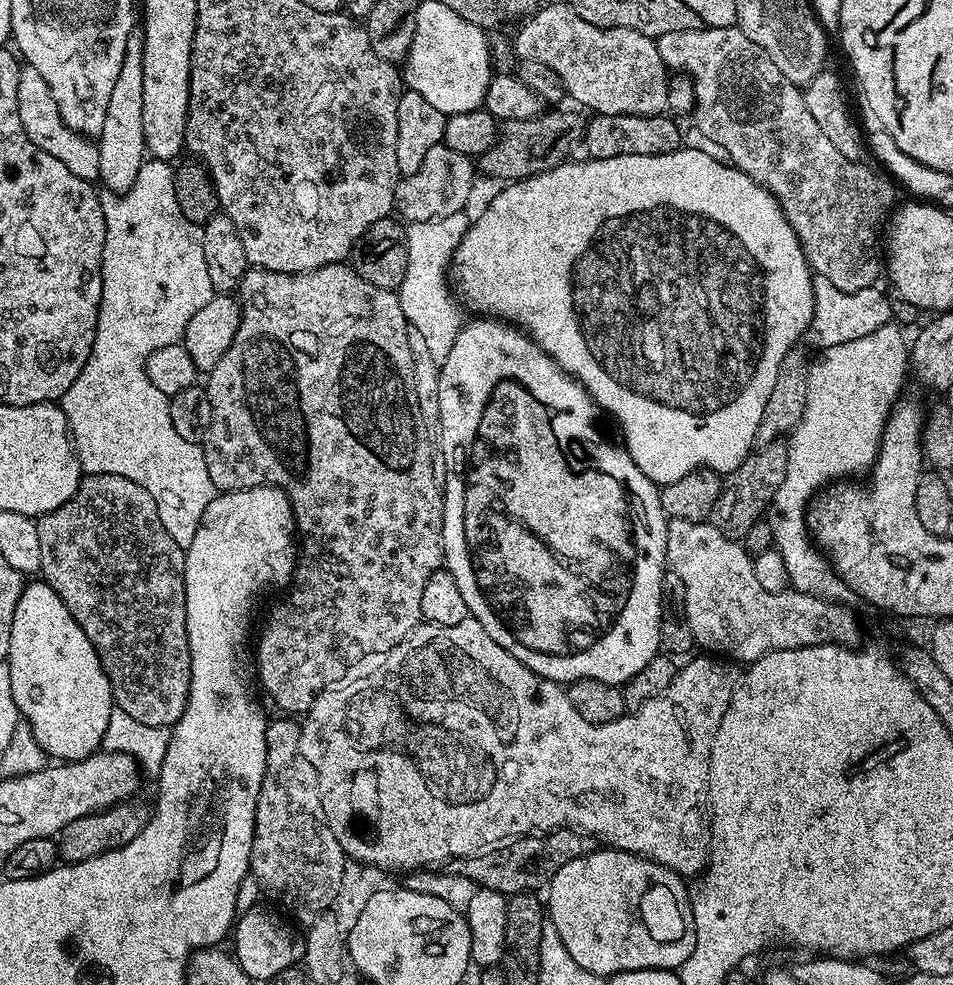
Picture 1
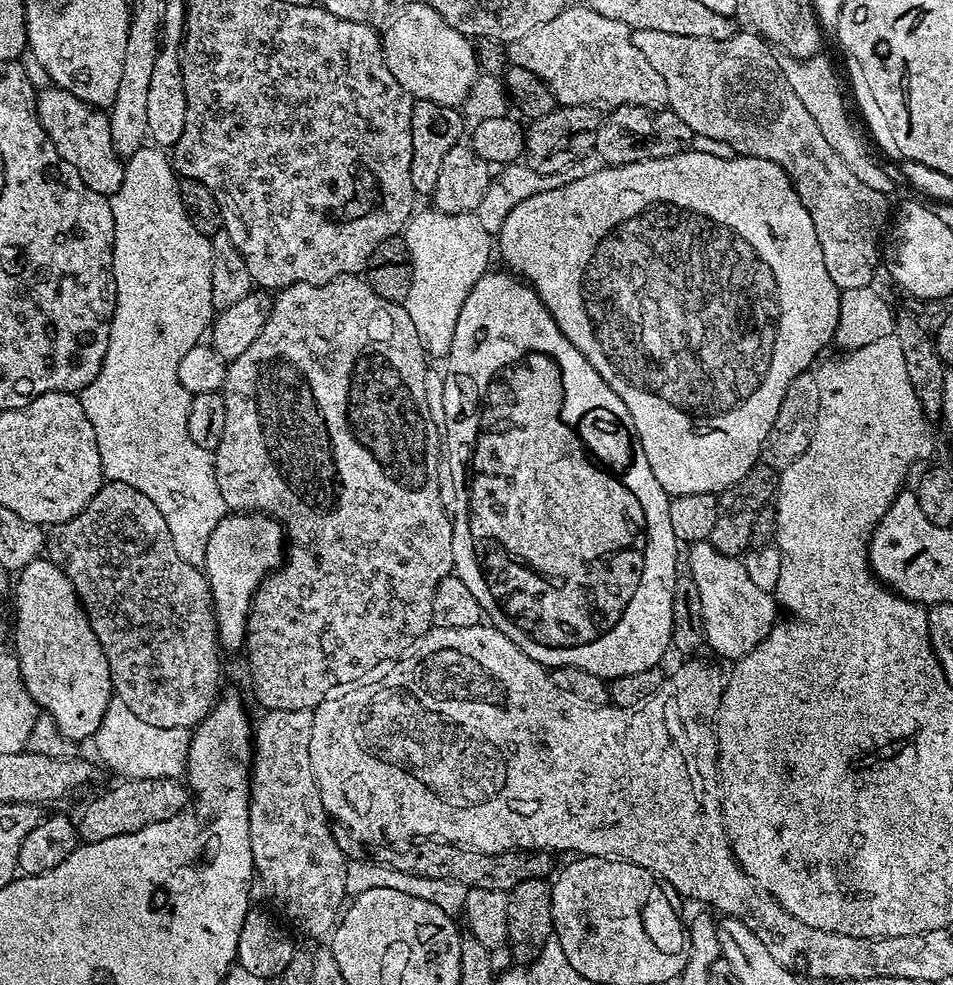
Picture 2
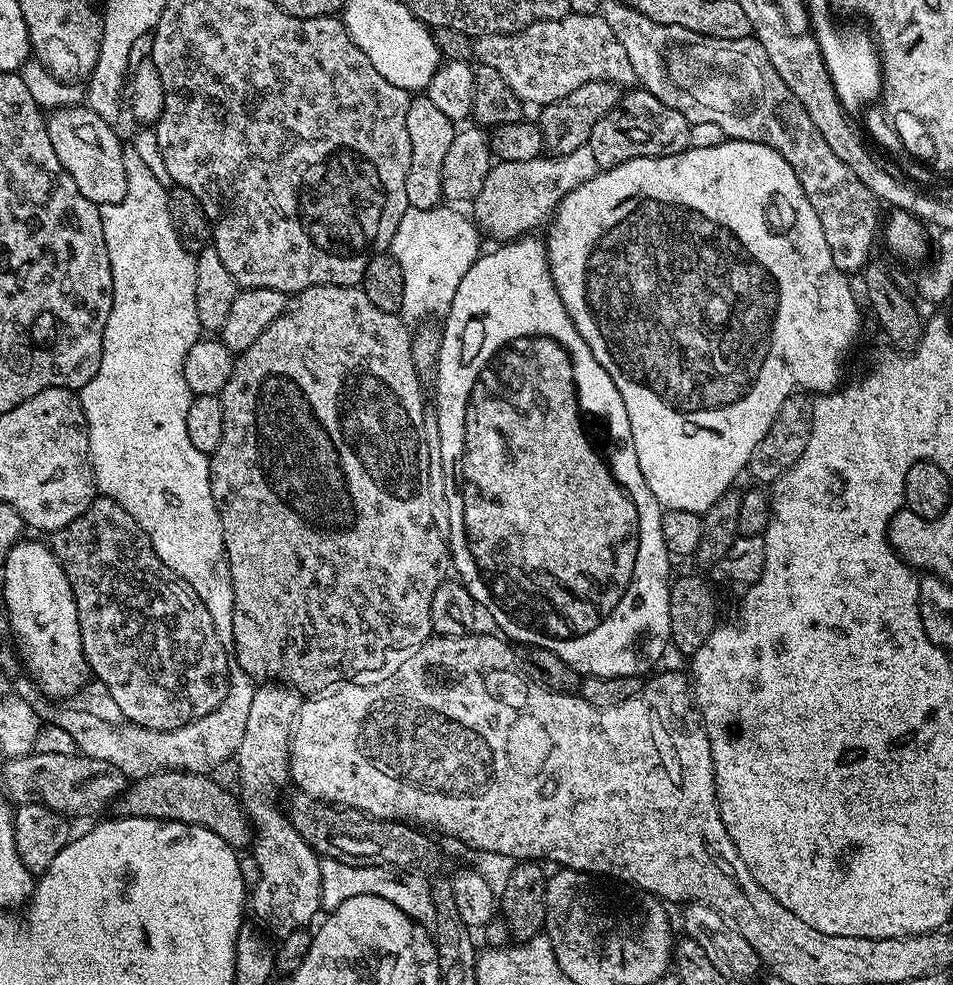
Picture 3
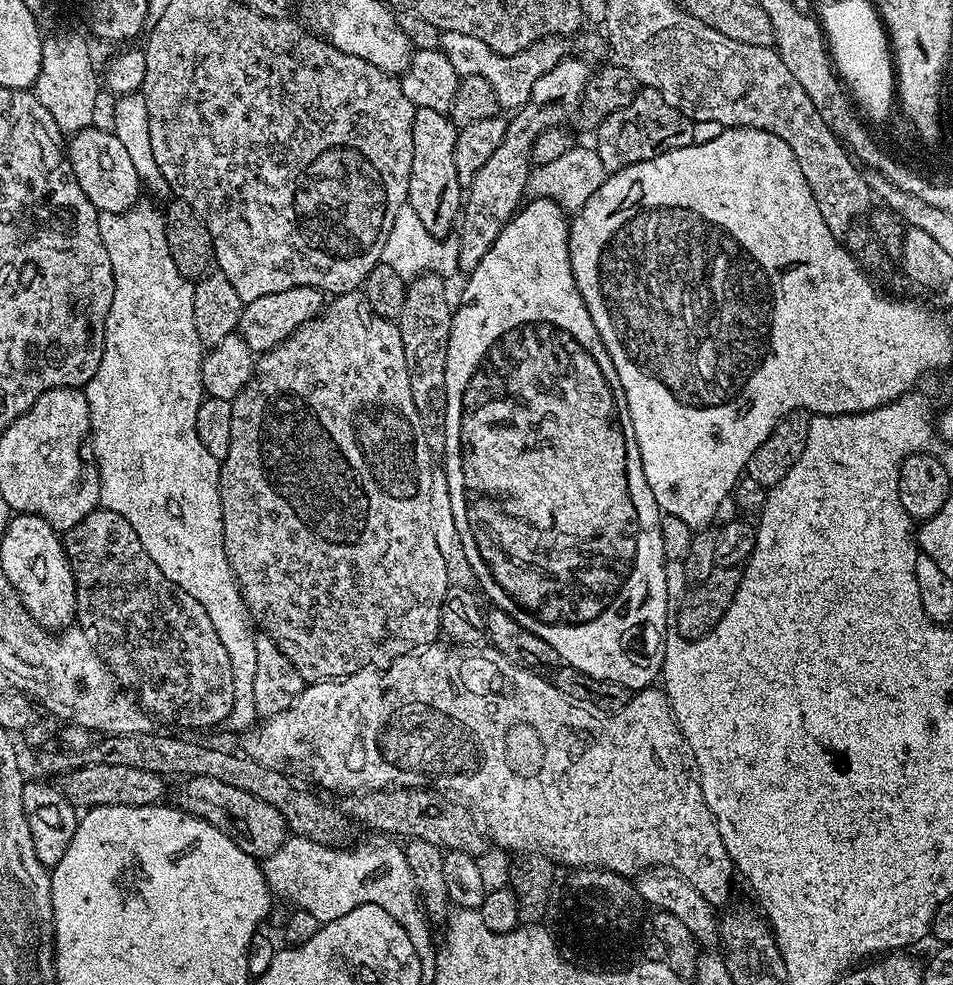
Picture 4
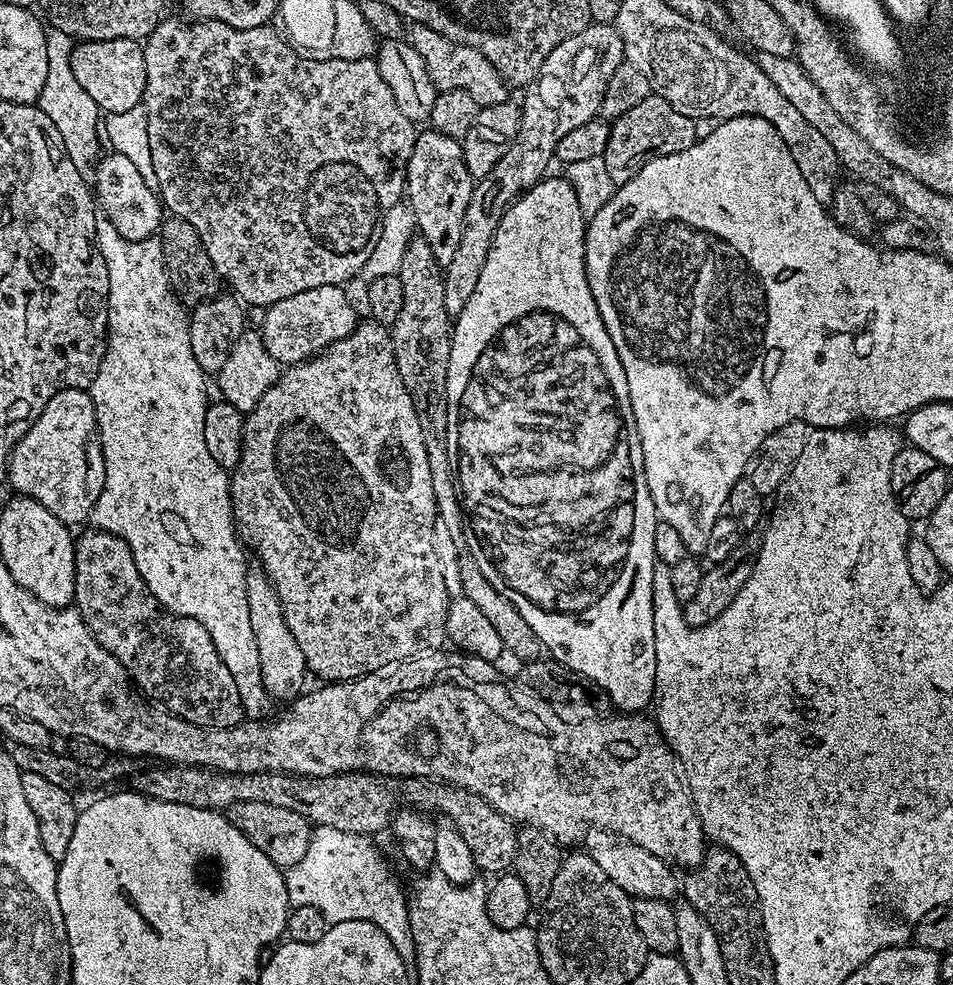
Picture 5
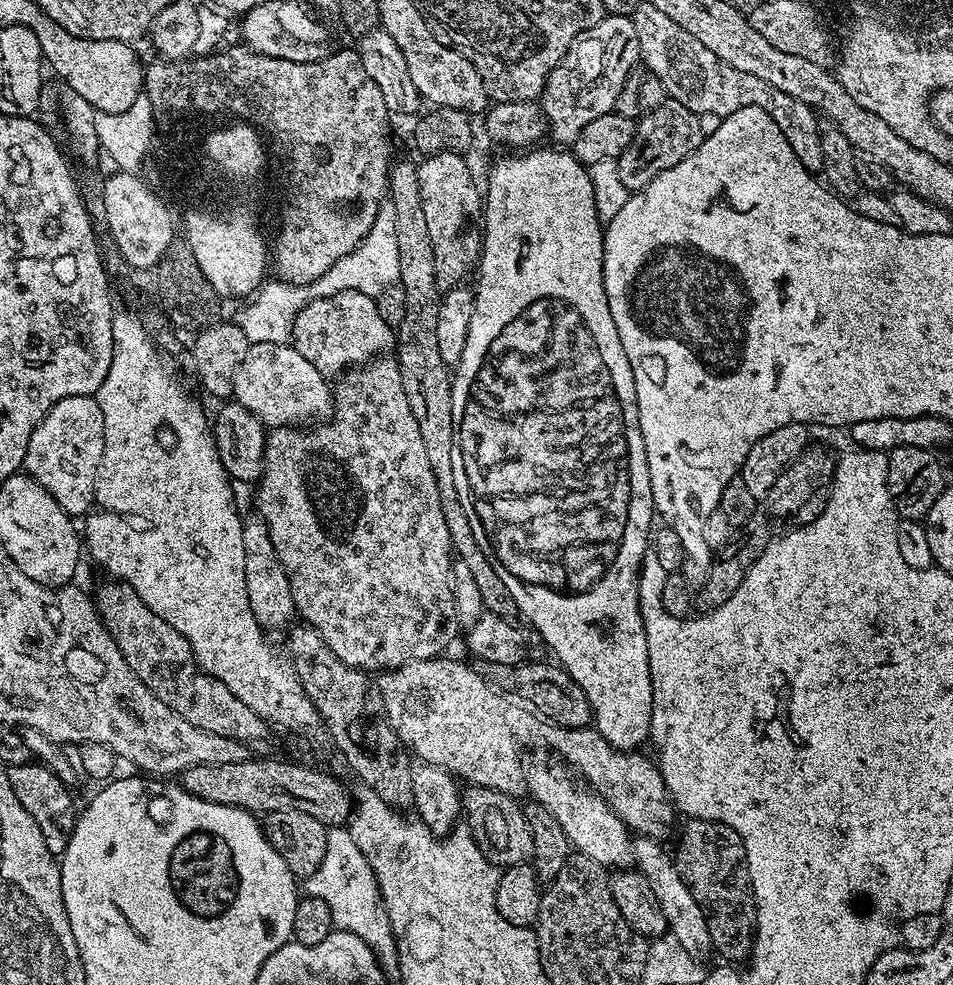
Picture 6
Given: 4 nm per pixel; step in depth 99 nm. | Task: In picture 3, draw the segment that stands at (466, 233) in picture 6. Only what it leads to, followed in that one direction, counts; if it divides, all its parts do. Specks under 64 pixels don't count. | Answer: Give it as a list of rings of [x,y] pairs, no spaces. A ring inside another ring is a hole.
[[[416,94],[408,102],[406,130],[410,133],[410,170],[406,174],[408,206],[418,210],[441,207],[444,200],[442,162],[446,162],[450,142],[454,142],[458,131],[457,125],[434,106],[427,94]]]

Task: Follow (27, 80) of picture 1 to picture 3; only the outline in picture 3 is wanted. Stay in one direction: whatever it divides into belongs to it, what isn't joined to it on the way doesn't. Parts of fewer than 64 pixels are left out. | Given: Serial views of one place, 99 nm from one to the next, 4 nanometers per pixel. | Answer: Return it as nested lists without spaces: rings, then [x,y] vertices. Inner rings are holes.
[[[87,106],[58,108],[47,113],[50,146],[54,146],[54,154],[58,154],[58,162],[62,162],[64,169],[74,178],[74,186],[82,190],[86,198],[96,205],[117,204],[126,198],[126,162],[124,161],[125,145],[120,144],[116,137],[117,129],[108,125]]]

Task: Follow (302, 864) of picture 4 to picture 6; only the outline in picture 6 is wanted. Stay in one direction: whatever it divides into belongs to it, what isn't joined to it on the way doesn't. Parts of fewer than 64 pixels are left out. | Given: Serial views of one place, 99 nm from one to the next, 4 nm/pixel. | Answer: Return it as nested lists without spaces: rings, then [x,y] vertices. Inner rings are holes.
[[[336,826],[329,831],[322,864],[314,870],[314,874],[306,877],[302,888],[307,895],[322,898],[322,902],[330,906],[333,929],[358,934],[363,939],[372,941],[386,962],[396,960],[396,941],[392,939],[392,928],[388,924],[380,888],[354,838],[343,827]]]

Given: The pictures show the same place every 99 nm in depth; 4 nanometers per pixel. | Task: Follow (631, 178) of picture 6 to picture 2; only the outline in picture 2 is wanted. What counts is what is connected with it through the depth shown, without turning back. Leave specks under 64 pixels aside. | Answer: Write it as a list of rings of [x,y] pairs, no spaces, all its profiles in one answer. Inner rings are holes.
[[[619,104],[611,109],[596,129],[594,152],[605,165],[633,164],[639,160],[657,160],[660,156],[676,156],[691,149],[693,132],[678,114],[671,110],[643,108],[633,104]]]

